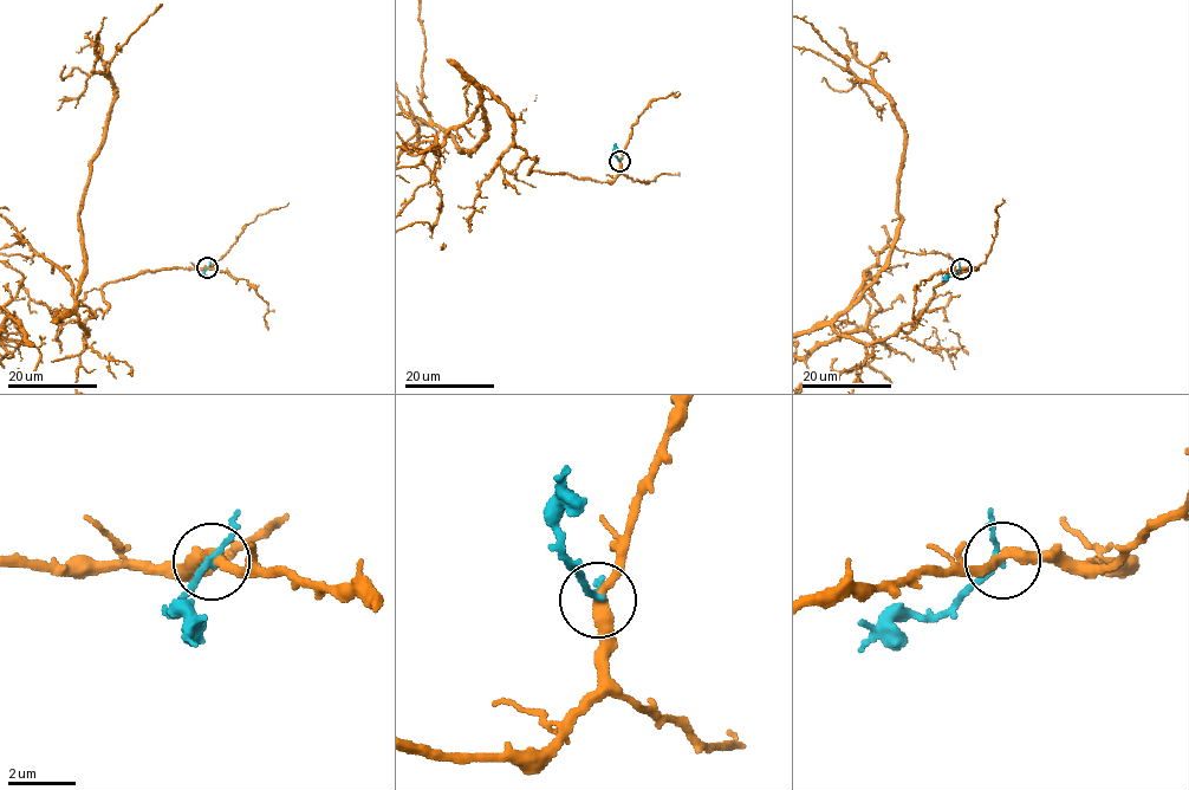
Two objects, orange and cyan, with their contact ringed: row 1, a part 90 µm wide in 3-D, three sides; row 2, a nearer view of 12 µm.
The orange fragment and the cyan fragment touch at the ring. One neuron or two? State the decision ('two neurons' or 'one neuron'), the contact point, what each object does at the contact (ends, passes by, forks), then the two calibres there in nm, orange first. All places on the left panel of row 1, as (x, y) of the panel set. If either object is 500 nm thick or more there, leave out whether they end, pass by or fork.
two neurons | (207, 267) | orange passes by | cyan passes by | 300/150 nm

